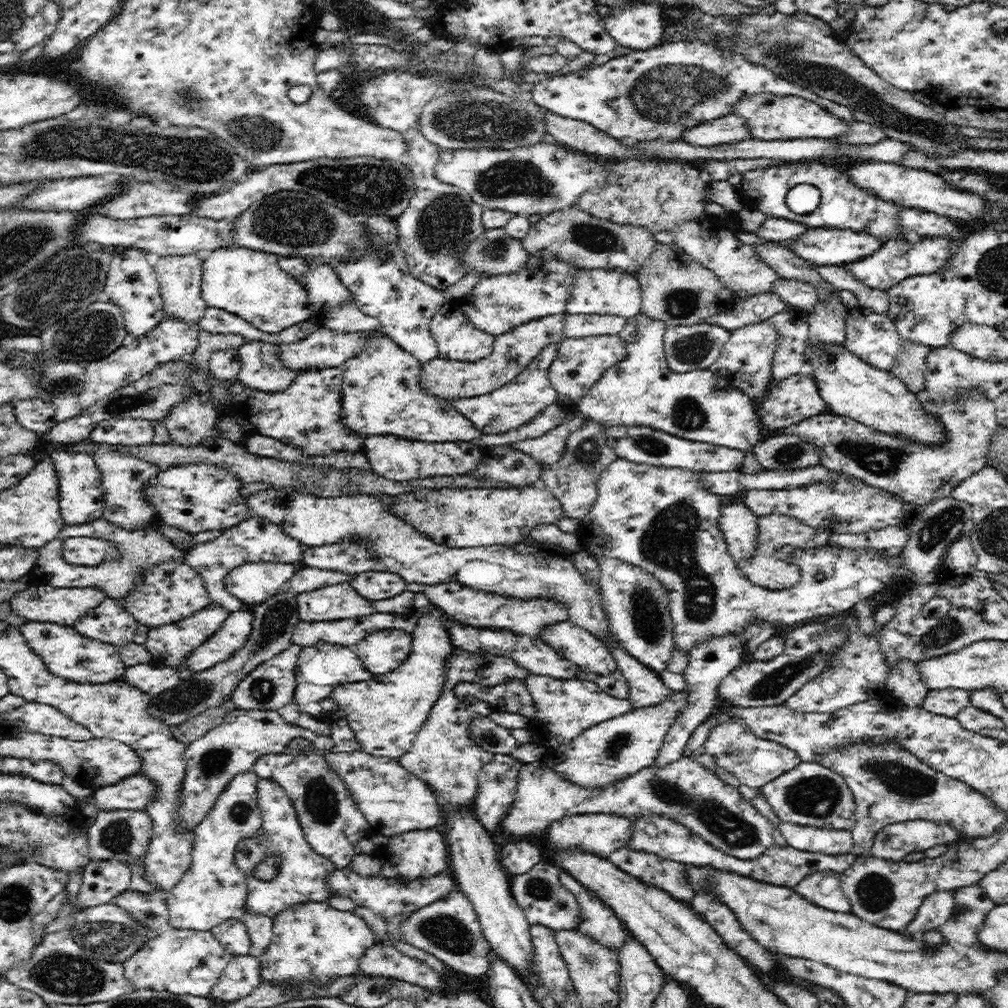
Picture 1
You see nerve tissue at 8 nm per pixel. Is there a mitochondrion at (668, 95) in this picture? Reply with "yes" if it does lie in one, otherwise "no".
yes

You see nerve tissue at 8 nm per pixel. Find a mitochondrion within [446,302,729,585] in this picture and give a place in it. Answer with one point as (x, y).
(692, 350)

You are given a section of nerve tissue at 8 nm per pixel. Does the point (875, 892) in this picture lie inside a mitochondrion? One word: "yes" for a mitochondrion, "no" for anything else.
yes

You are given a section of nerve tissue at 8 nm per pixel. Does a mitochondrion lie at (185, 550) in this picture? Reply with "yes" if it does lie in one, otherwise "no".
no

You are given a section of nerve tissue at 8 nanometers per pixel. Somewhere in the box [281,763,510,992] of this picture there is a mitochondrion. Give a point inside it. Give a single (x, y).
(443, 930)

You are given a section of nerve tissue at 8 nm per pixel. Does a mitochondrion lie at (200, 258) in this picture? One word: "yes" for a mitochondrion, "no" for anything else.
no

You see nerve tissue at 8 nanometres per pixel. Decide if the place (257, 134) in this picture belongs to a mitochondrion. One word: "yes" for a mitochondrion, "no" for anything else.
yes

